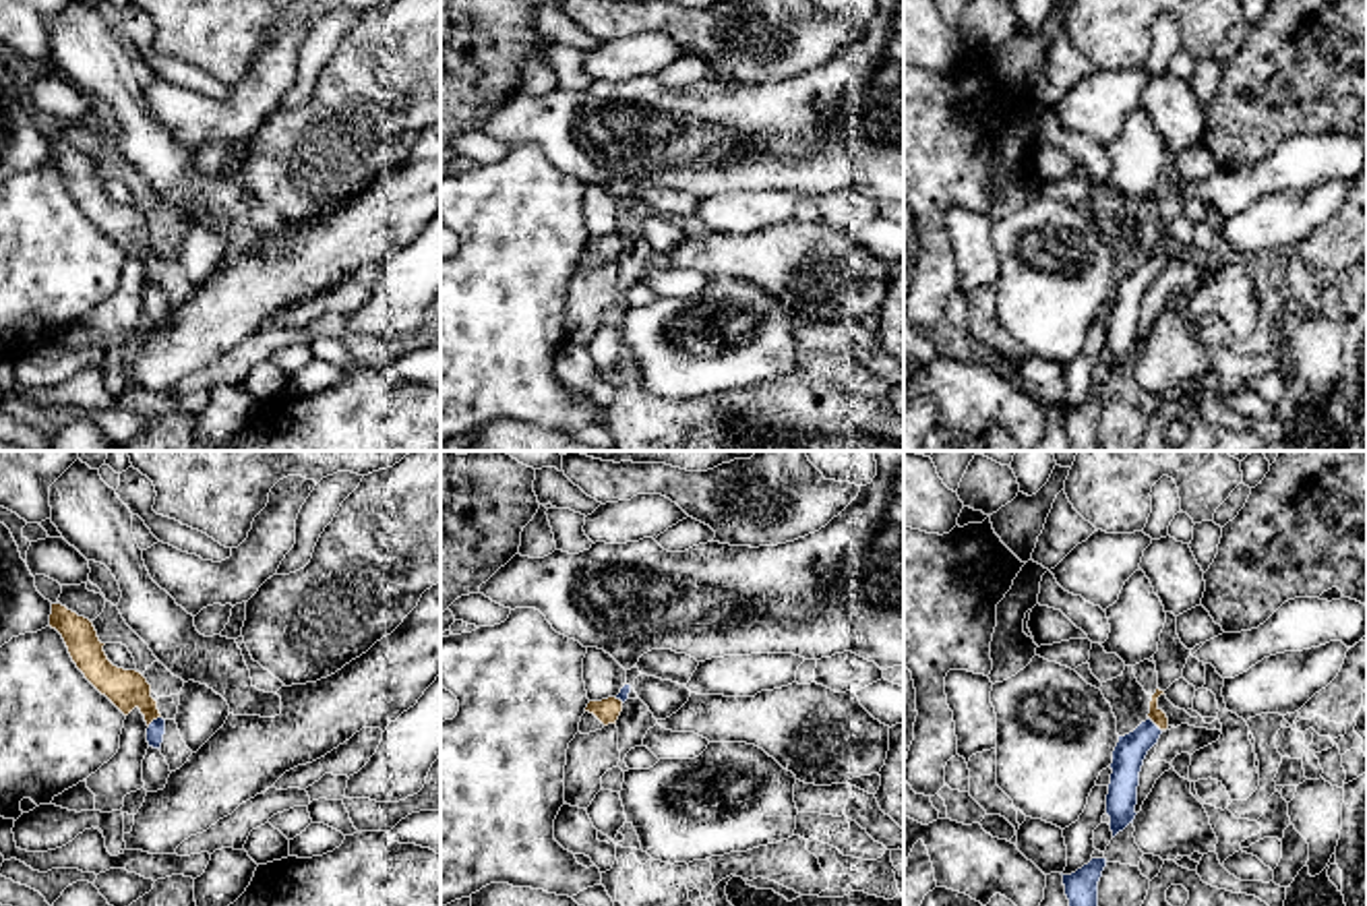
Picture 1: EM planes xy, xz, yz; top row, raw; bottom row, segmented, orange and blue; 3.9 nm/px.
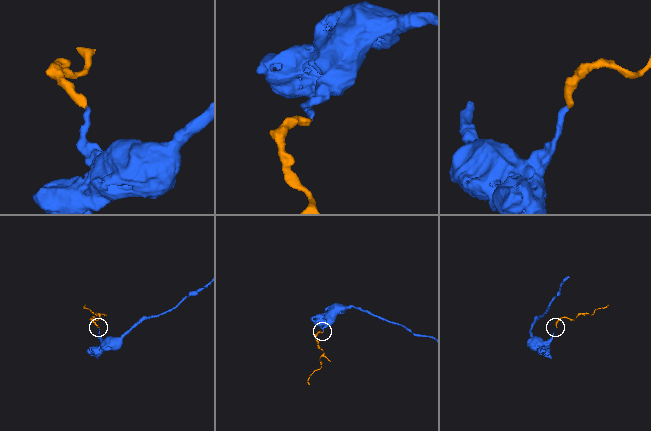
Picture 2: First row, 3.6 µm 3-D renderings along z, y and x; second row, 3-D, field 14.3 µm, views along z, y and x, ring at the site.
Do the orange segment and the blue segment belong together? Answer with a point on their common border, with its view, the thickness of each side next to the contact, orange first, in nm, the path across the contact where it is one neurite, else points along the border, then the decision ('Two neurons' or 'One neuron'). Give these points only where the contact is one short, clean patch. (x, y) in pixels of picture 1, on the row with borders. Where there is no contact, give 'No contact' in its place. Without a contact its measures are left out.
Touches orange at yz (1155, 722). Thickness 60 nm (orange) against 130 nm. Path across: yz (1157, 716), (1155, 722), (1128, 758). One neuron

